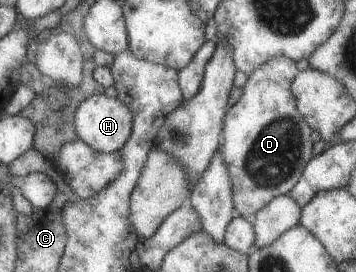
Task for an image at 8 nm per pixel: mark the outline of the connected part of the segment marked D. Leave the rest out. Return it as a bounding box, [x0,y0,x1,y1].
[220,56,315,218]

